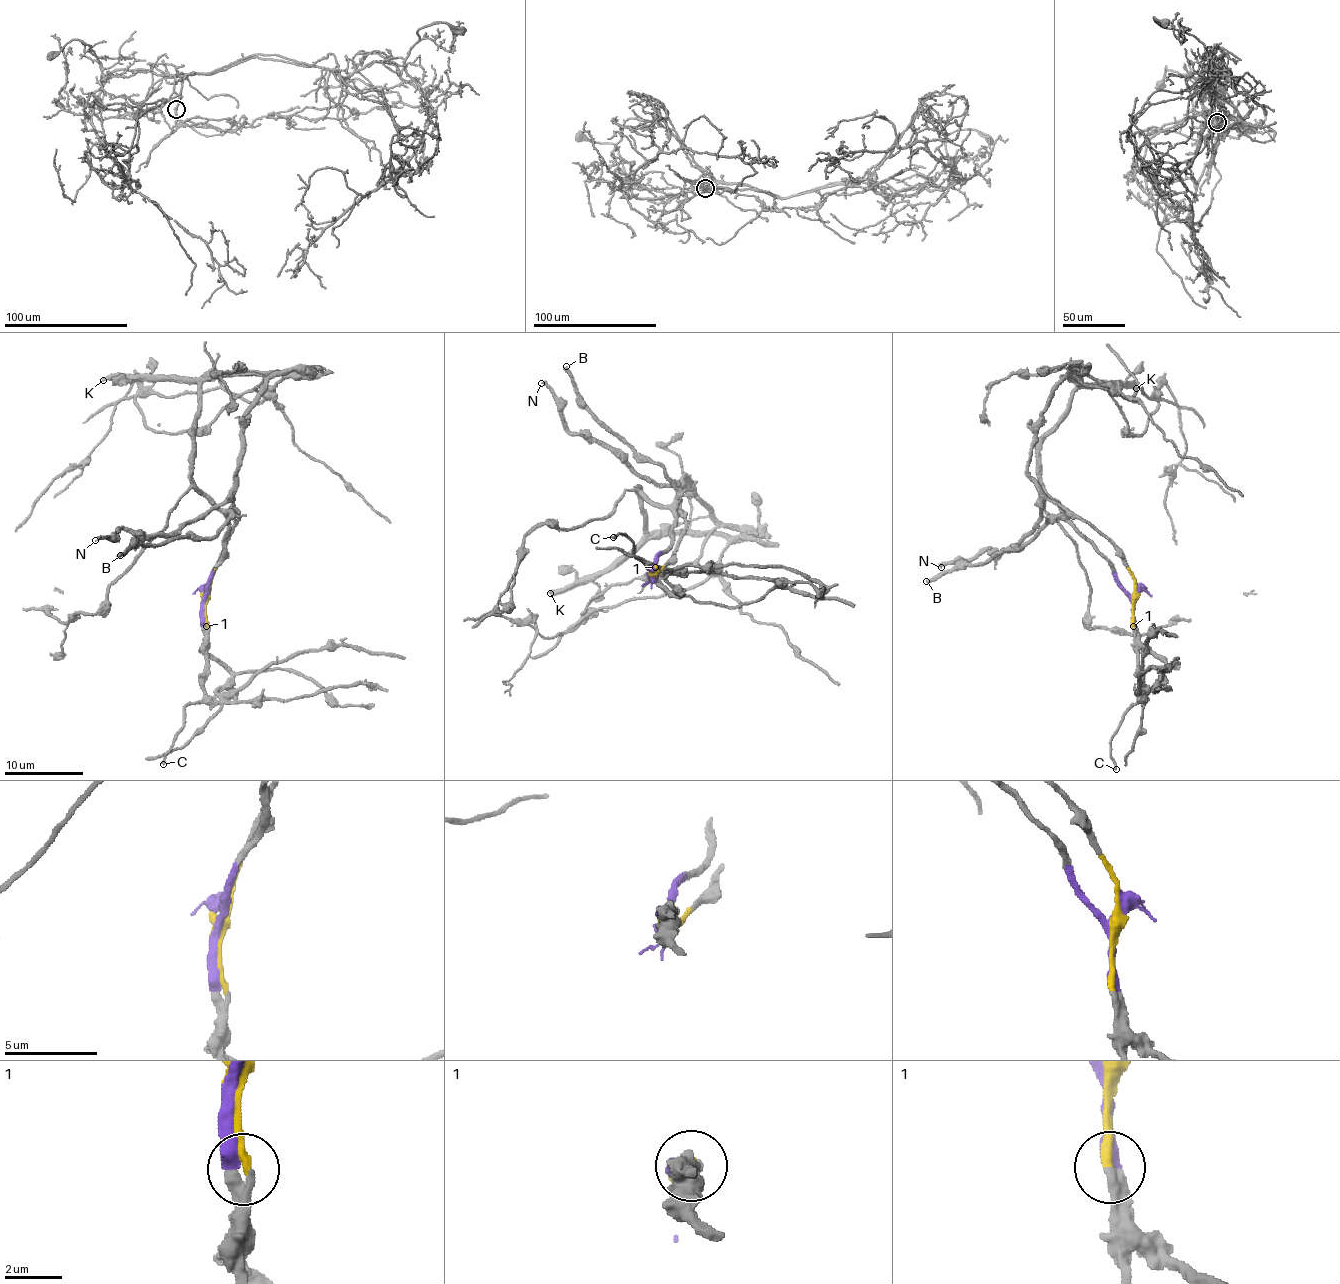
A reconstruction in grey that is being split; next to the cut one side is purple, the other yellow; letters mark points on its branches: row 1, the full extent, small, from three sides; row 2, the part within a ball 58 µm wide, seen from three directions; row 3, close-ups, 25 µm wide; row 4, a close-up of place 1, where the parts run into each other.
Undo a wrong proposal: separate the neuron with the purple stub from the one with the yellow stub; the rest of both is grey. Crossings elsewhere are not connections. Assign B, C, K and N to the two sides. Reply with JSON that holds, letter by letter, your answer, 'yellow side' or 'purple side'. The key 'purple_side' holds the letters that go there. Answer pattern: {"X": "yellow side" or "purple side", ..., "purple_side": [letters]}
{"B": "purple side", "C": "yellow side", "K": "purple side", "N": "yellow side", "purple_side": ["B", "K"]}

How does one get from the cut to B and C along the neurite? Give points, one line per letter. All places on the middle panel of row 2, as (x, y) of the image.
B: (654, 570), (653, 561), (671, 544), (675, 484), (659, 464), (645, 462), (590, 410), (567, 366)
C: (654, 572), (656, 565), (654, 568), (633, 554), (633, 544), (625, 536), (614, 537)

